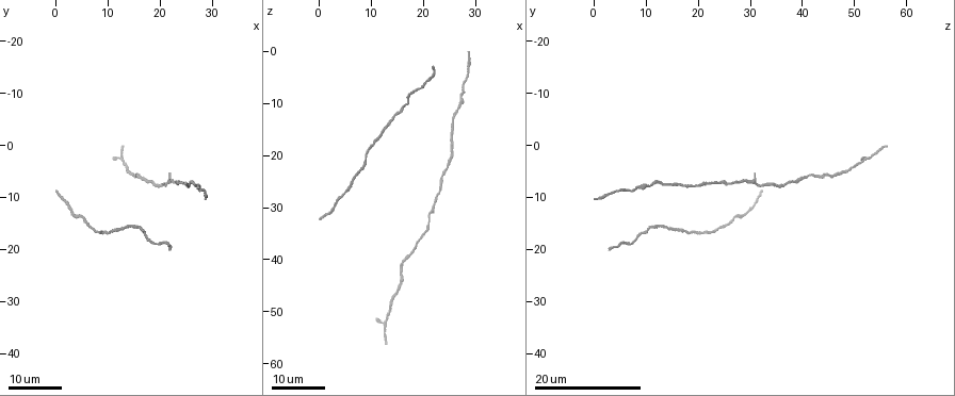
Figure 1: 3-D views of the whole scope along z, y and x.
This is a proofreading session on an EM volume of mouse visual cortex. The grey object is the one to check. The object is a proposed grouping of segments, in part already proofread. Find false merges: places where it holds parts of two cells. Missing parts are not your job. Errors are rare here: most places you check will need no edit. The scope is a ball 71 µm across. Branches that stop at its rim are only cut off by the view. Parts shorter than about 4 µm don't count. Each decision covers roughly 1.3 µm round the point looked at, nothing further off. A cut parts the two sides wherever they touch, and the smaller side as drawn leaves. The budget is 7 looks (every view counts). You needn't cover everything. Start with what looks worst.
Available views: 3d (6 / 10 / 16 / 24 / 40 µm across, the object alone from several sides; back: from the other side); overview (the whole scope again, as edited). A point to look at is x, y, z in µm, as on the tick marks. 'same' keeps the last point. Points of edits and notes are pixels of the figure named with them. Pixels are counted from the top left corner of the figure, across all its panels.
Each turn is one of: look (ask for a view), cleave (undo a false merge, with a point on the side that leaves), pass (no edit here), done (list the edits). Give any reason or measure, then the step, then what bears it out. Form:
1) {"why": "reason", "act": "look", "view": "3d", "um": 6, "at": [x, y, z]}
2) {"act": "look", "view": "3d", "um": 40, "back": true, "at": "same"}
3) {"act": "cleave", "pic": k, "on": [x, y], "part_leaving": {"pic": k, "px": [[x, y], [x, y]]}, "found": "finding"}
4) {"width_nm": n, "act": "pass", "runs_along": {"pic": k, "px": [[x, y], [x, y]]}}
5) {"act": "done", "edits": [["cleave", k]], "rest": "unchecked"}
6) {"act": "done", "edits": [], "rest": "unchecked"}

{"act": "look", "view": "3d", "um": 24, "at": [27.5, 8.0, 10.0]}

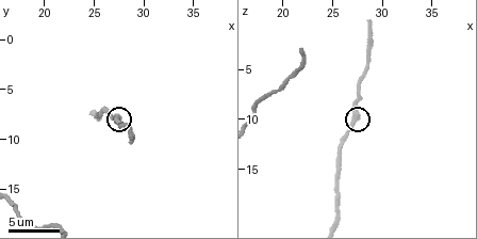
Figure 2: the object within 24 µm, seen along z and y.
{"act": "look", "view": "3d", "um": 6, "at": "same"}

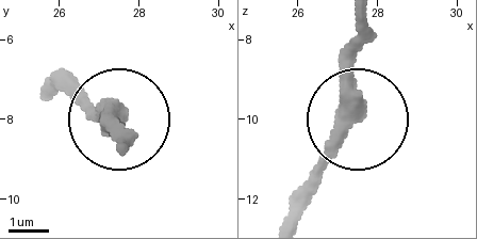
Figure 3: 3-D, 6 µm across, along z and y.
{"side_arm_um": 55, "act": "pass", "found": "all the same cell"}

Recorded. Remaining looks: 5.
{"why": "calibre changes", "act": "look", "view": "3d", "um": 24, "at": [11.0, 16.5, 17.5]}

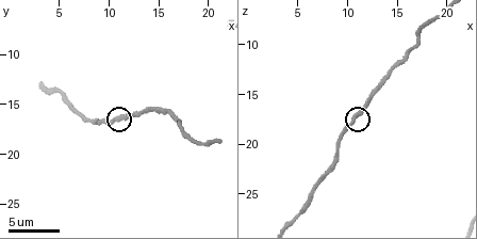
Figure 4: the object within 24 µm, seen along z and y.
{"why": "zoom in", "act": "look", "view": "3d", "um": 6, "at": [10.4, 16.6, 17.4]}

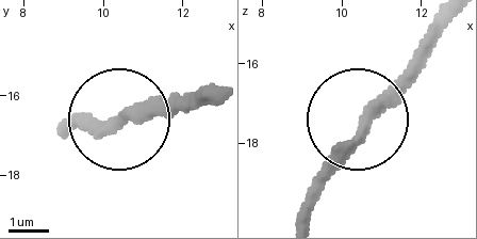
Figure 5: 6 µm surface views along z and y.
{"act": "pass", "found": "all the same cell"}

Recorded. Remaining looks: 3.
{"why": "a narrow waist", "act": "look", "view": "3d", "um": 16, "at": [12.5, 1.5, 54.0]}

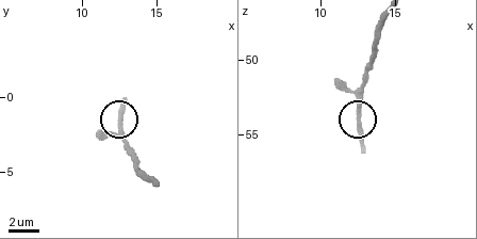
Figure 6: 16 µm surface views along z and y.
{"why": "closer look", "act": "look", "view": "3d", "um": 10, "at": [12.6, 1.6, 54.2]}

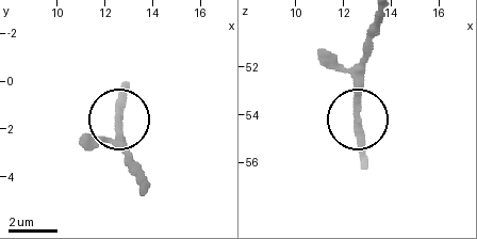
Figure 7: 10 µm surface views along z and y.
{"width_nm": 260, "act": "pass", "runs_along": {"pic": 7, "px": [[145, 187], [120, 142], [125, 83]]}, "found": "all the same cell"}

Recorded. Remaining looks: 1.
{"act": "done", "edits": [], "rest": "unchecked"}

